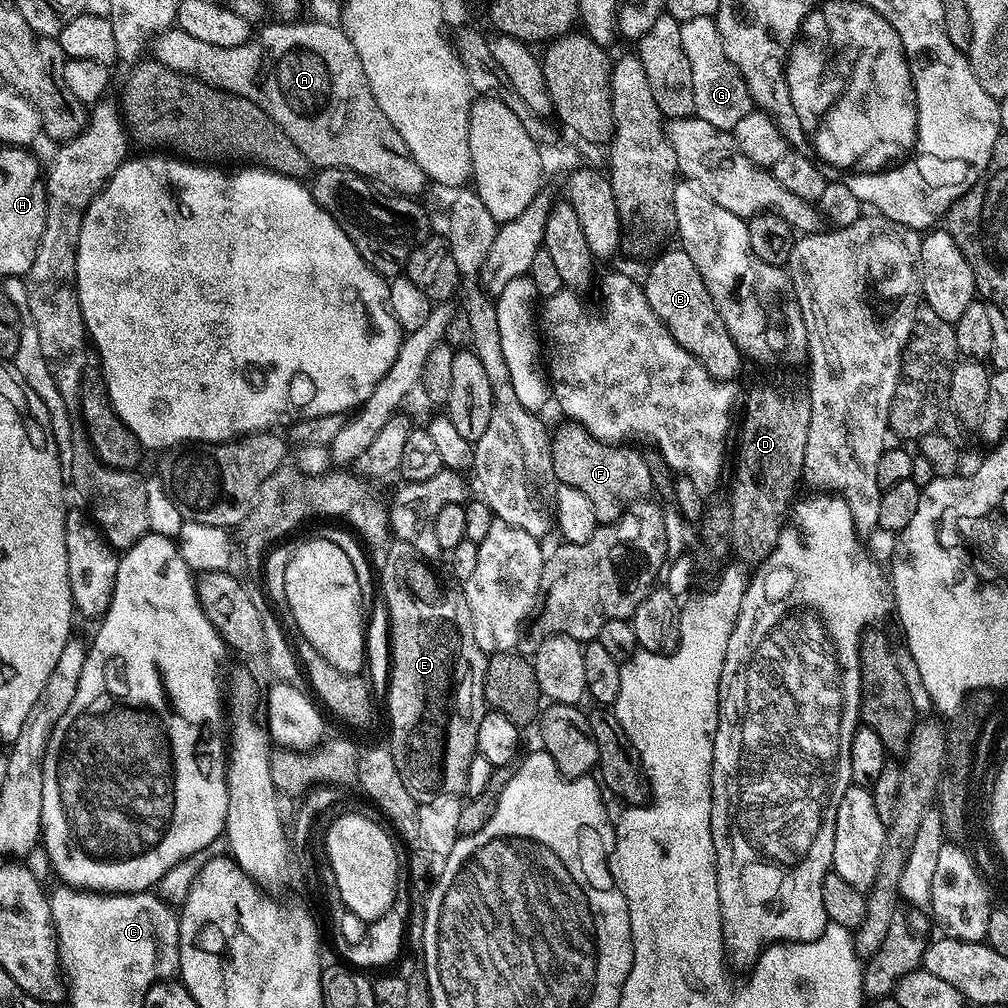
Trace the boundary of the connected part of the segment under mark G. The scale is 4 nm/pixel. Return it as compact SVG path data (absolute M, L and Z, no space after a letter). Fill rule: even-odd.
M710 16L690 18L681 23L680 29L682 50L686 50L690 74L694 78L695 115L710 122L710 126L735 130L738 122L742 122L746 114L754 111L754 101L742 74L732 65L730 58L726 56L726 50L722 48L722 38L715 19Z

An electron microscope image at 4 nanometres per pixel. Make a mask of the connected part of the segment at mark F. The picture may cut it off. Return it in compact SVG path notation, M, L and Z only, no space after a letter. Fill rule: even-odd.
M564 422L560 429L551 433L552 457L554 470L551 475L558 478L560 484L574 486L574 490L582 490L586 498L590 498L590 506L594 506L597 521L611 522L618 520L622 513L637 500L645 499L653 491L652 472L648 469L648 461L639 456L624 442L609 442L593 436L580 424Z

